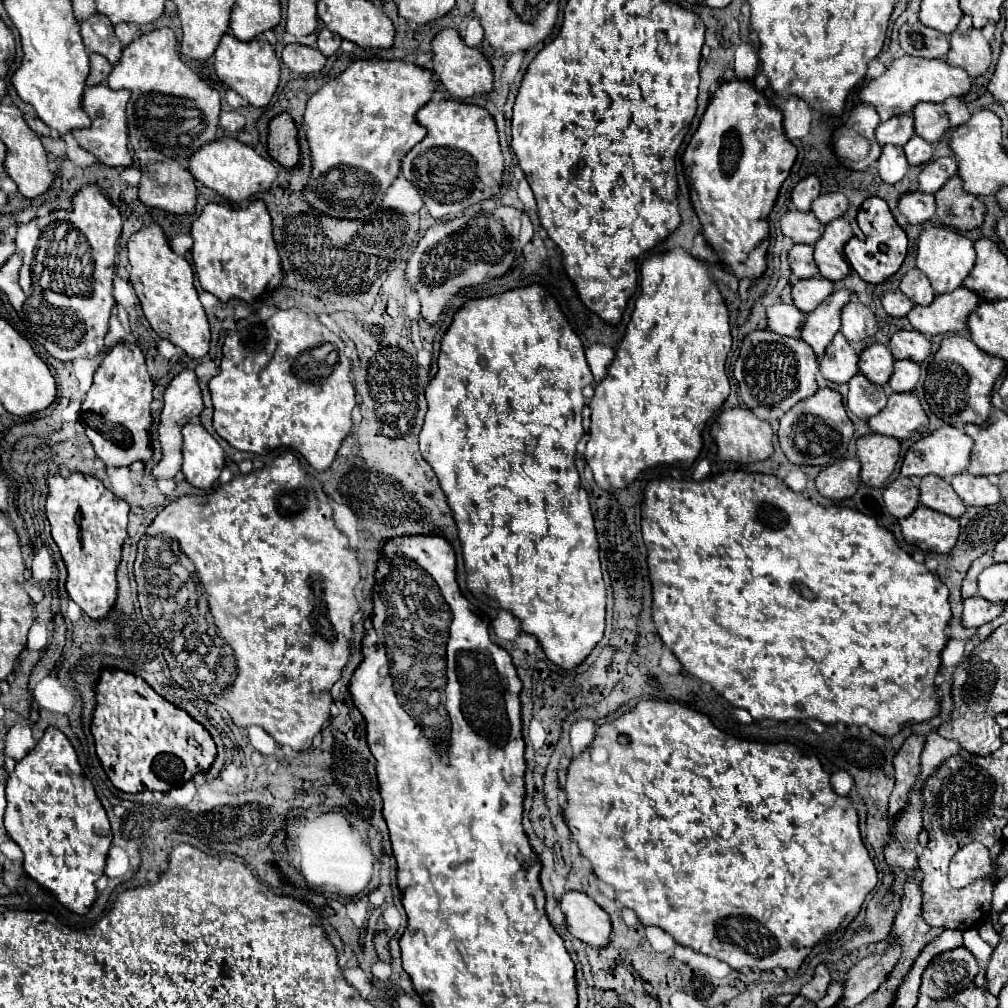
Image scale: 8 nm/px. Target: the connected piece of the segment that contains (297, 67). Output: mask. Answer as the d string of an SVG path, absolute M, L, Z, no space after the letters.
M290 43L282 51L282 61L290 71L296 73L316 73L324 67L326 57L316 49L300 43Z

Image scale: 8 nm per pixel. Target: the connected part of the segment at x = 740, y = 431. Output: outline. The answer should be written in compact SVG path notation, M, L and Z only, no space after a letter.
M730 407L724 409L710 425L710 435L718 445L718 455L722 461L740 461L752 463L762 461L772 455L772 427L768 421L758 419L746 407Z

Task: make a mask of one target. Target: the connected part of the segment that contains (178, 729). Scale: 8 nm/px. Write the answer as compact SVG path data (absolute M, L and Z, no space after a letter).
M102 667L94 693L96 693L96 707L90 729L96 741L96 755L116 789L124 793L140 793L146 789L170 791L172 787L178 787L184 781L192 779L194 773L206 771L214 763L216 745L210 733L198 721L194 721L186 711L160 697L148 683L142 683L138 675L130 675L128 671L116 667Z

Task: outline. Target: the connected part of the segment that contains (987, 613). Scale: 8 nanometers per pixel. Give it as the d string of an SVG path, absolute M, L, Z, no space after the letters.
M970 597L964 601L962 627L982 627L1002 613L1002 603L988 603L982 597Z

